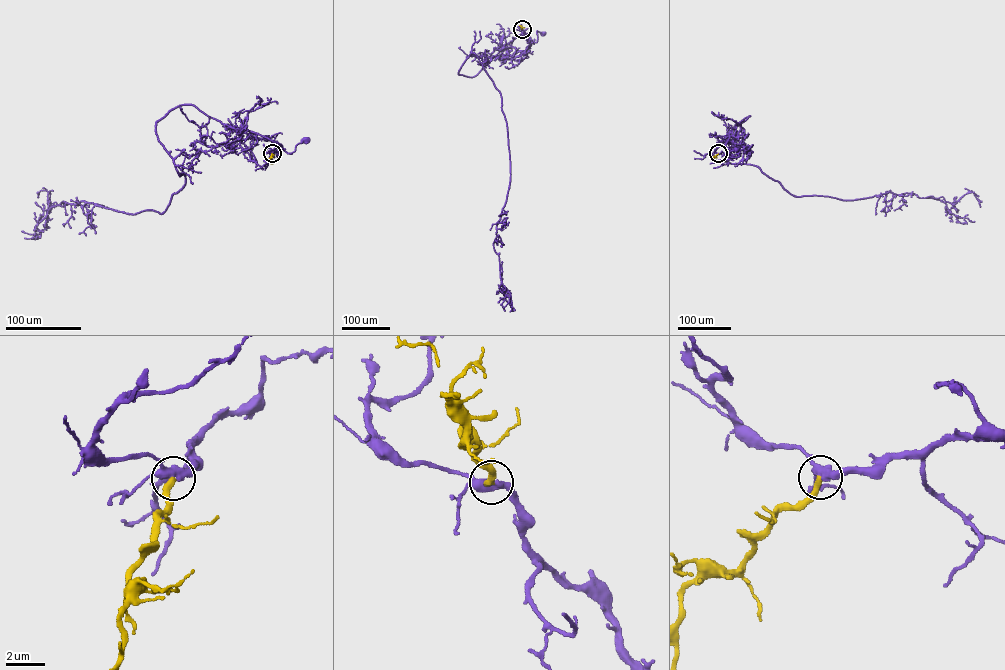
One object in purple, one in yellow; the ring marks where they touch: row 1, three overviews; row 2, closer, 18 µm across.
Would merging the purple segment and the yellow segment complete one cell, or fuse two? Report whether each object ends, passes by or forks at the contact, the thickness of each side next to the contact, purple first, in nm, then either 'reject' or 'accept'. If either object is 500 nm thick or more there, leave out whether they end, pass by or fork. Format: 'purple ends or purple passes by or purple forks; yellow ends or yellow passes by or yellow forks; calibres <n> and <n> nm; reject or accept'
purple forks; yellow ends; calibres 400 and 300 nm; accept

